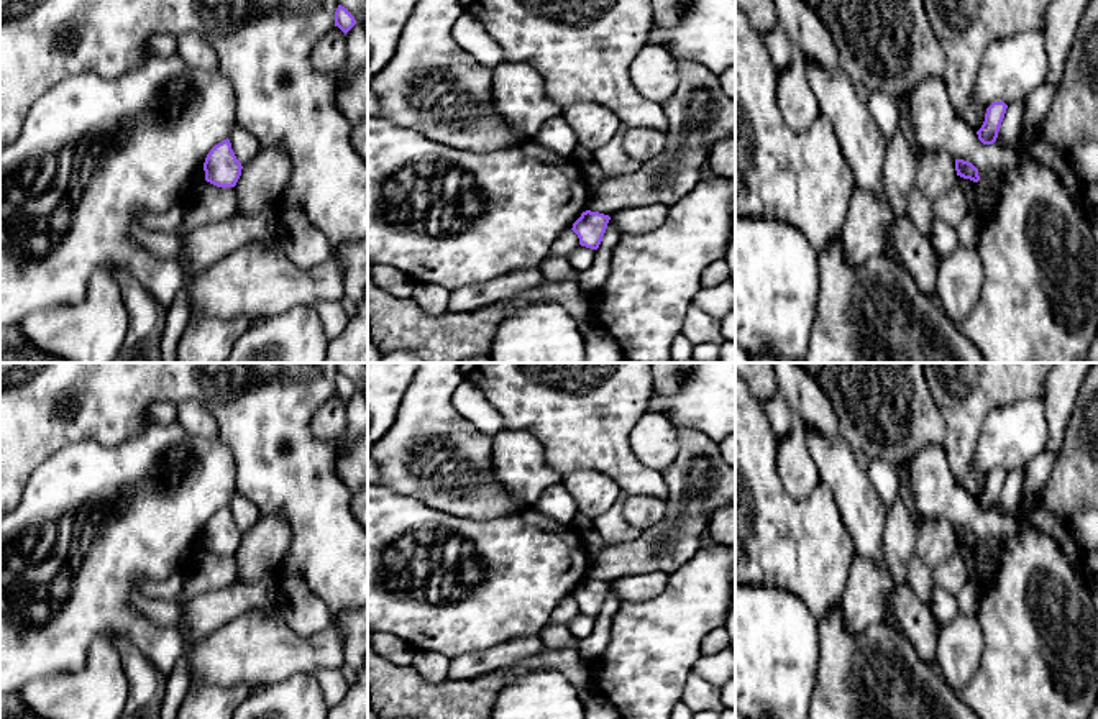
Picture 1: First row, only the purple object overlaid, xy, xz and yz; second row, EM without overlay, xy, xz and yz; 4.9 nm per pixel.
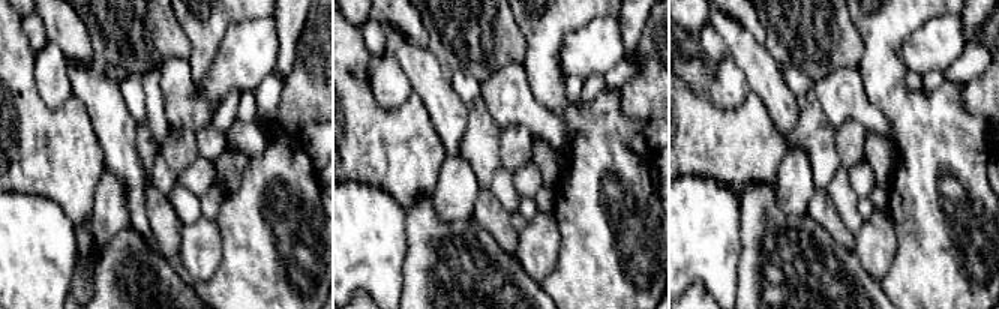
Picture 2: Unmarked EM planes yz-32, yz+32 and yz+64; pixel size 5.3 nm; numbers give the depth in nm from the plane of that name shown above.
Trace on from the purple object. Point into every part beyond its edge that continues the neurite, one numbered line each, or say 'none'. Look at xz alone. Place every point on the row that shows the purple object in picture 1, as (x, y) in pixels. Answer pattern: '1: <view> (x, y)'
none

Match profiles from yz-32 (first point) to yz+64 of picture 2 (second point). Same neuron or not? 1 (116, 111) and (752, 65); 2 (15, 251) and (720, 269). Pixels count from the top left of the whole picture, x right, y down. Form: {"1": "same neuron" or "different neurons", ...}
{"1": "same neuron", "2": "same neuron"}

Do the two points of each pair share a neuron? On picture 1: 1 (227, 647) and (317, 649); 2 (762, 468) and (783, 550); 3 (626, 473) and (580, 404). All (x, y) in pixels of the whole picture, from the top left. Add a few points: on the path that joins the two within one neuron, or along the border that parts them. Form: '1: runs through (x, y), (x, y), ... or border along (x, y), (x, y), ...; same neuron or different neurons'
1: runs through (250, 649), (294, 649); same neuron
2: runs through (762, 488), (764, 531); same neuron
3: runs through (614, 457), (583, 421); same neuron

